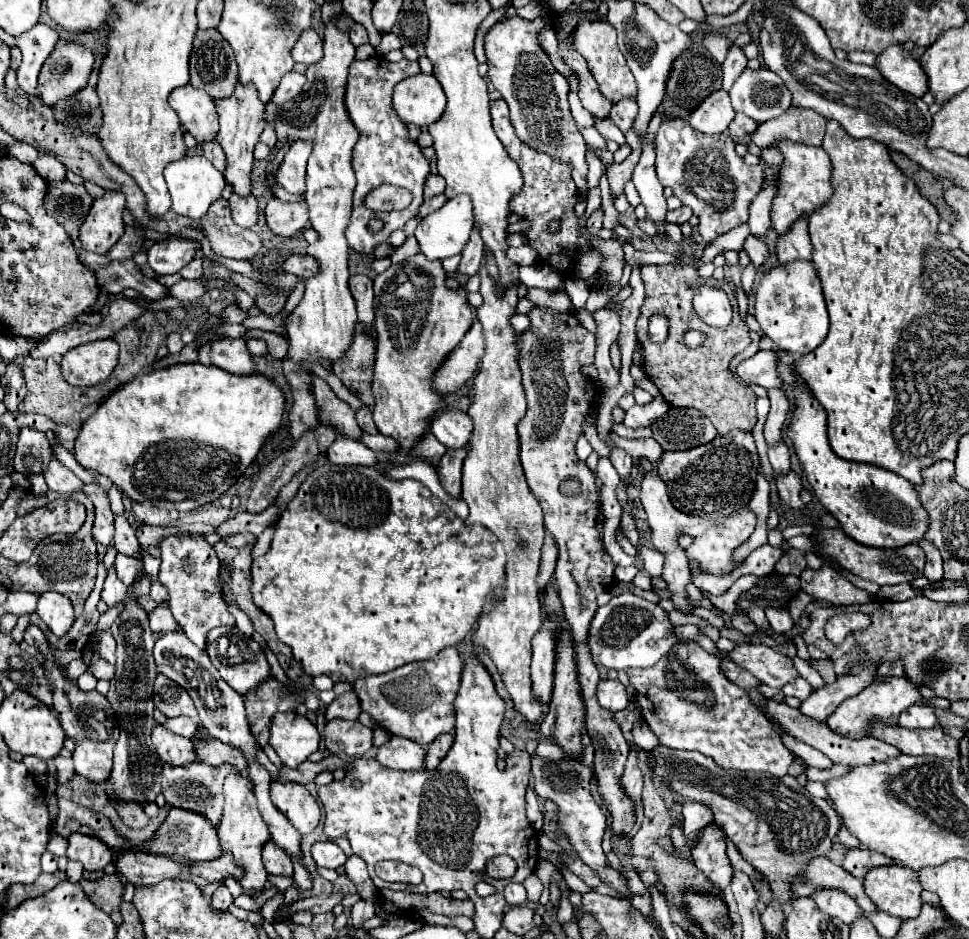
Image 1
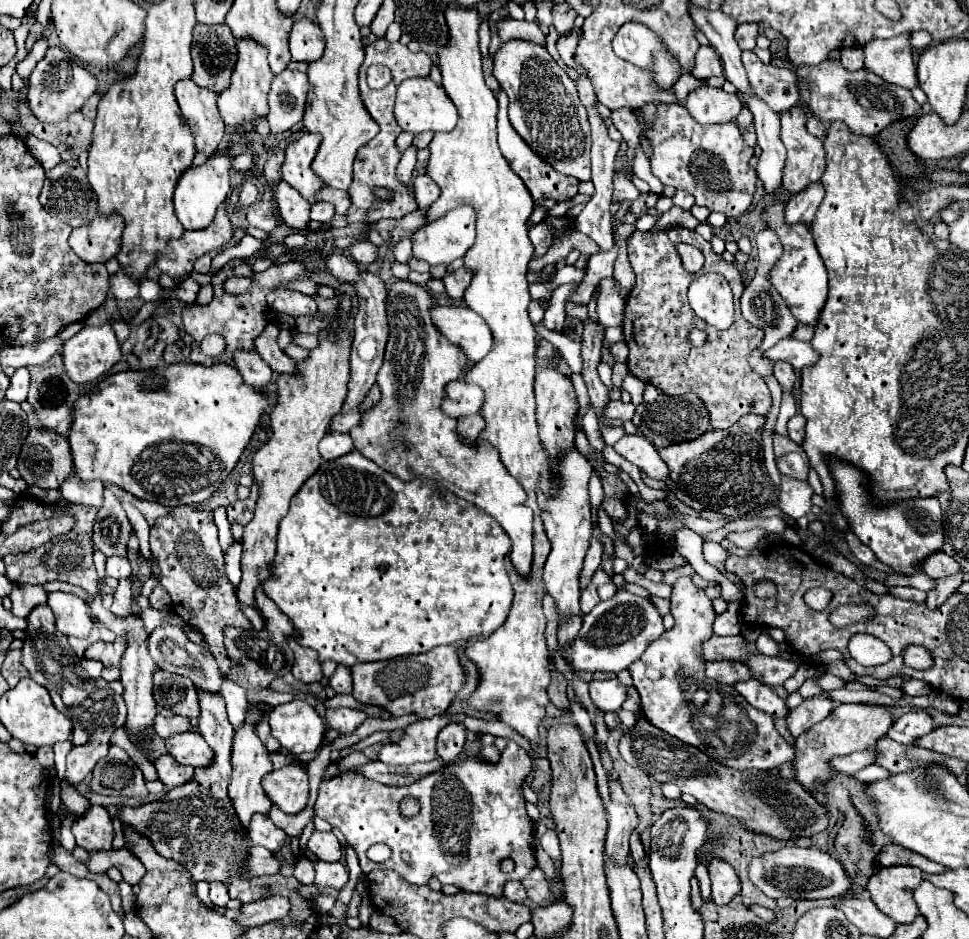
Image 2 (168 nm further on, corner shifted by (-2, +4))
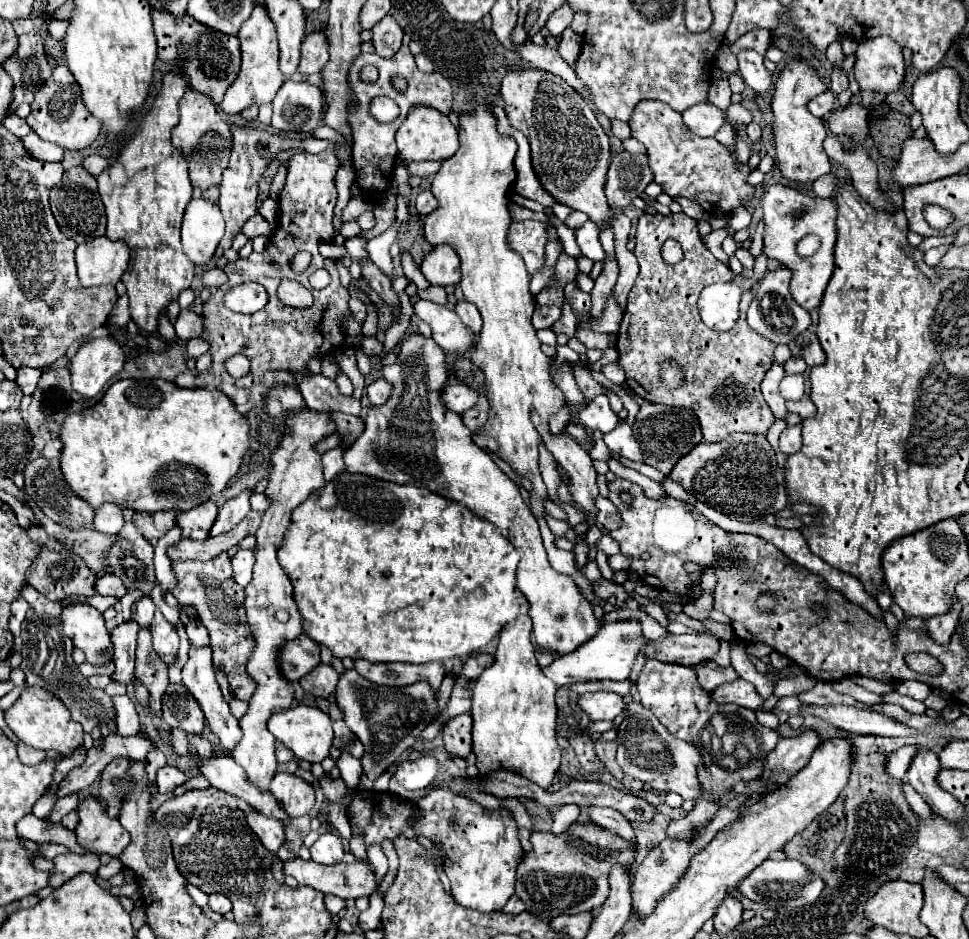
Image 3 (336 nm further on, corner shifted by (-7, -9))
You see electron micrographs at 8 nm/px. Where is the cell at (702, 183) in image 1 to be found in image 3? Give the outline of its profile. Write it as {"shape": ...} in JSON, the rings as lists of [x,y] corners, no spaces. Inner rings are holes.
{"shape":[[[652,99],[636,103],[628,125],[632,137],[646,147],[650,169],[654,171],[654,181],[660,183],[664,187],[664,193],[668,193],[670,197],[688,197],[712,215],[730,215],[742,201],[746,205],[750,203],[754,195],[754,187],[746,185],[746,177],[750,173],[750,147],[738,135],[736,149],[732,153],[714,137],[696,137],[684,125],[682,115],[678,111],[674,111],[666,103]]]}

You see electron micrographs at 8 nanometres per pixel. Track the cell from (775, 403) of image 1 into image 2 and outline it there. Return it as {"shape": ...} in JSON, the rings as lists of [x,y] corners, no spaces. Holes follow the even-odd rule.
{"shape":[[[783,362],[775,364],[775,372],[773,372],[773,376],[777,378],[777,382],[781,384],[783,390],[787,390],[787,392],[793,390],[793,384],[795,384],[795,372],[793,372],[791,364],[783,364]]]}

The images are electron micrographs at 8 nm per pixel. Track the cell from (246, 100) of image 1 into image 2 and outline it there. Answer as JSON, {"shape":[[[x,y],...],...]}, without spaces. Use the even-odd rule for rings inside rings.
{"shape":[[[237,40],[237,48],[239,48],[239,60],[237,60],[235,72],[231,76],[231,84],[229,84],[229,88],[225,88],[219,94],[217,108],[229,130],[233,130],[233,132],[241,130],[239,134],[247,136],[251,130],[255,130],[257,120],[267,118],[267,114],[269,114],[267,94],[269,94],[269,84],[271,84],[273,76],[271,76],[269,64],[267,64],[267,52],[263,52],[263,48],[255,48],[253,44],[247,44],[247,40]]]}

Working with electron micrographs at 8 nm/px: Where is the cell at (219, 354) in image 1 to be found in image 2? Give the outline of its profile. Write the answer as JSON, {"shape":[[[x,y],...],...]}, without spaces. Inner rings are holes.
{"shape":[[[237,350],[233,354],[233,362],[235,362],[235,368],[239,370],[239,374],[243,376],[243,380],[255,388],[263,388],[273,376],[273,370],[269,368],[267,362],[261,360],[261,356],[257,352]]]}

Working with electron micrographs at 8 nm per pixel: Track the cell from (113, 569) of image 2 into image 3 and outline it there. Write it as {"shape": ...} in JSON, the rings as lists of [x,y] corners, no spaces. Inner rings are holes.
{"shape":[[[108,573],[96,581],[96,593],[98,595],[114,595],[120,599],[126,595],[126,589],[124,589],[124,583],[120,581],[120,577]]]}

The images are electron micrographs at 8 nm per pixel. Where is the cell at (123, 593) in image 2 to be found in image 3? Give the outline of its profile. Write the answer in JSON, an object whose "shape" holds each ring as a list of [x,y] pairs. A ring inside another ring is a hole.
{"shape":[[[130,621],[130,623],[122,623],[120,627],[116,627],[112,631],[112,643],[114,643],[114,673],[112,673],[112,681],[122,683],[122,685],[130,685],[136,675],[134,675],[134,661],[136,661],[136,635],[138,635],[140,627],[138,623]]]}

